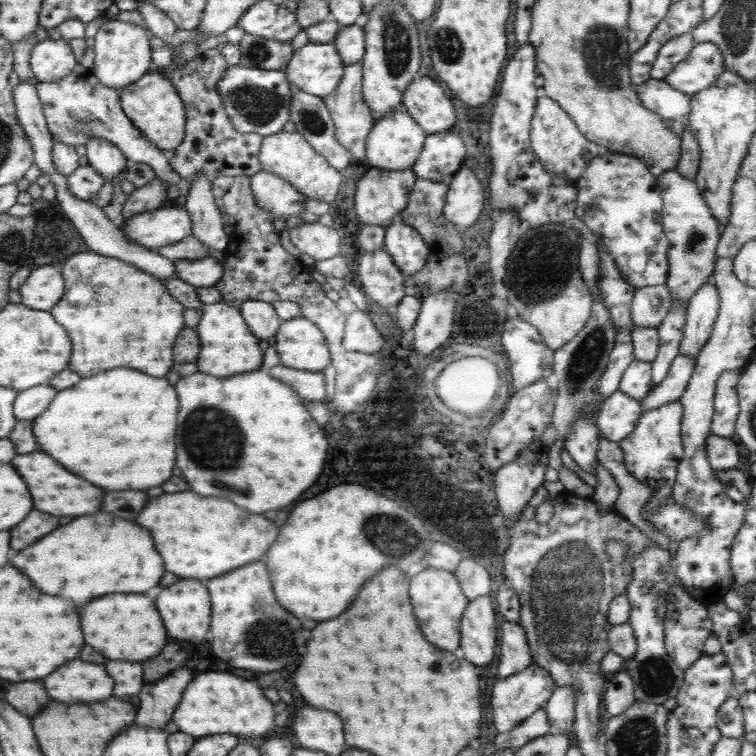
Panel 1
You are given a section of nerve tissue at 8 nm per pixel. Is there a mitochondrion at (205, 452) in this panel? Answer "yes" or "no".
yes

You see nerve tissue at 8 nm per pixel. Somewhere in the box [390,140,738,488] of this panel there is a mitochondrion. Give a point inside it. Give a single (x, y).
(586, 360)

